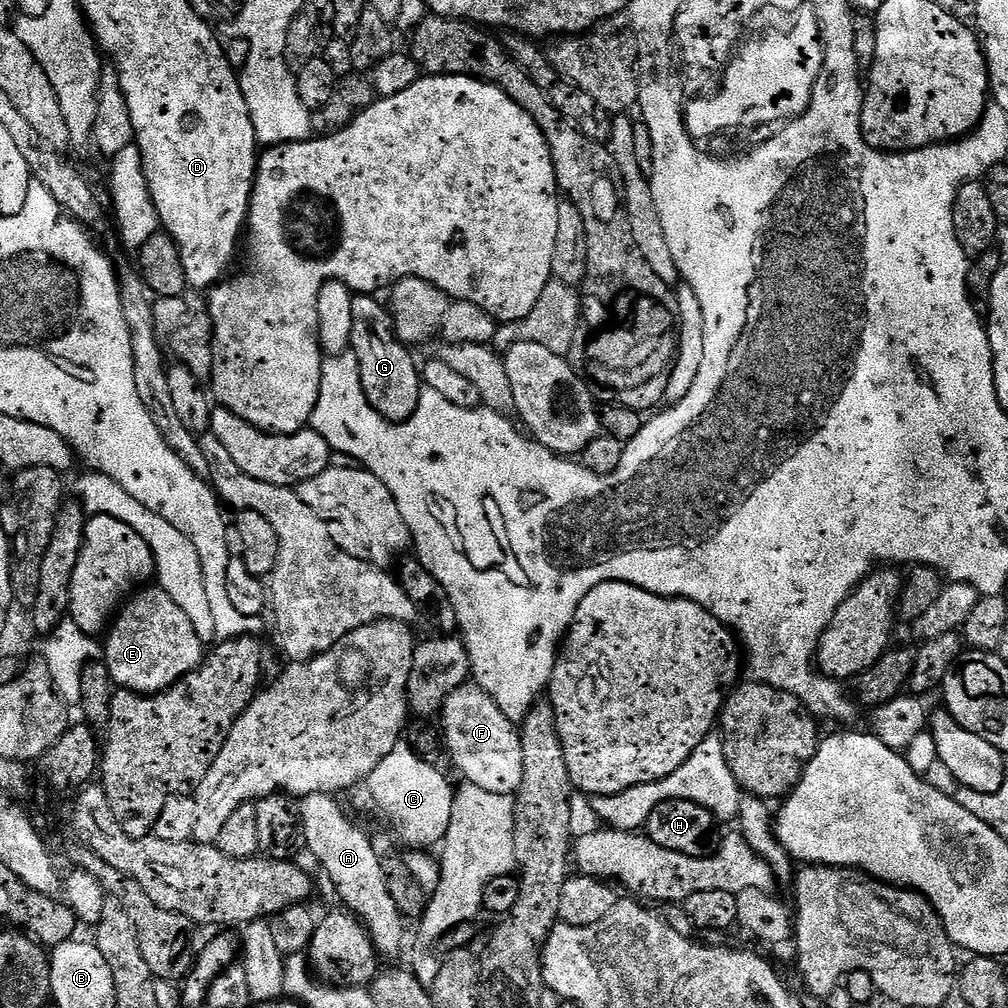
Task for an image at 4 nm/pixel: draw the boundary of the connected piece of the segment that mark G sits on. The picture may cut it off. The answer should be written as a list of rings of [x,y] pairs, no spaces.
[[[372,294],[353,295],[354,330],[350,350],[358,358],[362,390],[374,410],[382,418],[393,422],[403,422],[418,410],[422,372],[418,360],[411,356],[409,345],[403,344],[392,326],[392,312],[384,309]]]

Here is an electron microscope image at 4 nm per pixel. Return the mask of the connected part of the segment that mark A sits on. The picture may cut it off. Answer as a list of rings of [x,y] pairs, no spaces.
[[[323,792],[322,794],[310,794],[299,801],[300,817],[304,823],[306,834],[306,848],[318,863],[324,864],[324,872],[332,879],[336,892],[345,909],[359,916],[364,927],[367,928],[372,944],[381,957],[396,956],[404,948],[404,925],[406,919],[394,904],[387,885],[387,876],[383,873],[382,862],[374,854],[372,837],[368,832],[364,833],[354,821],[348,817],[348,812],[339,804],[335,795]]]

